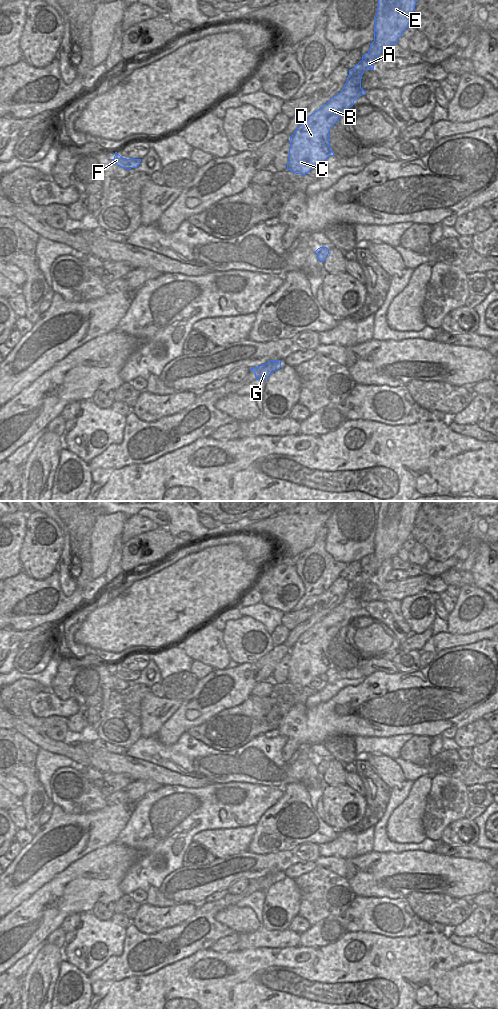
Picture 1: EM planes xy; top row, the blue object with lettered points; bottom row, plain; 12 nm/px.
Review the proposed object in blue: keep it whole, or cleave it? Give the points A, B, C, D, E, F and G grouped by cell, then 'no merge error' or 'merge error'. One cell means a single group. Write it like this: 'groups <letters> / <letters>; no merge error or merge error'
groups A B C D E F G; no merge error

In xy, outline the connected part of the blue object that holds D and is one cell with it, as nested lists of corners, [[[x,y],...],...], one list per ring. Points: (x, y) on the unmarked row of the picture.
[[[381,501],[374,537],[374,553],[362,572],[349,582],[340,605],[306,630],[290,648],[287,681],[306,687],[328,669],[334,668],[329,655],[329,643],[354,613],[367,603],[361,600],[365,582],[374,581],[382,562],[396,556],[411,537],[415,516],[423,501]]]

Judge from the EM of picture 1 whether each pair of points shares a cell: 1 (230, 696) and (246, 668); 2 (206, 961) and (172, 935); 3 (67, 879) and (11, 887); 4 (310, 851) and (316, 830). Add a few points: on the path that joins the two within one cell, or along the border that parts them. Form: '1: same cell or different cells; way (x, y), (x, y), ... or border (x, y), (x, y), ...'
1: same cell; way (232, 689), (243, 675)
2: different cells; border (210, 948), (198, 950), (173, 963)
3: different cells; border (65, 868), (42, 885), (29, 898)
4: different cells; border (318, 844), (303, 842), (290, 848)

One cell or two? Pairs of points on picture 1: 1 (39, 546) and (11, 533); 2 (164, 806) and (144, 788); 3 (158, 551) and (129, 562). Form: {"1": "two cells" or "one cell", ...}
{"1": "two cells", "2": "two cells", "3": "one cell"}

